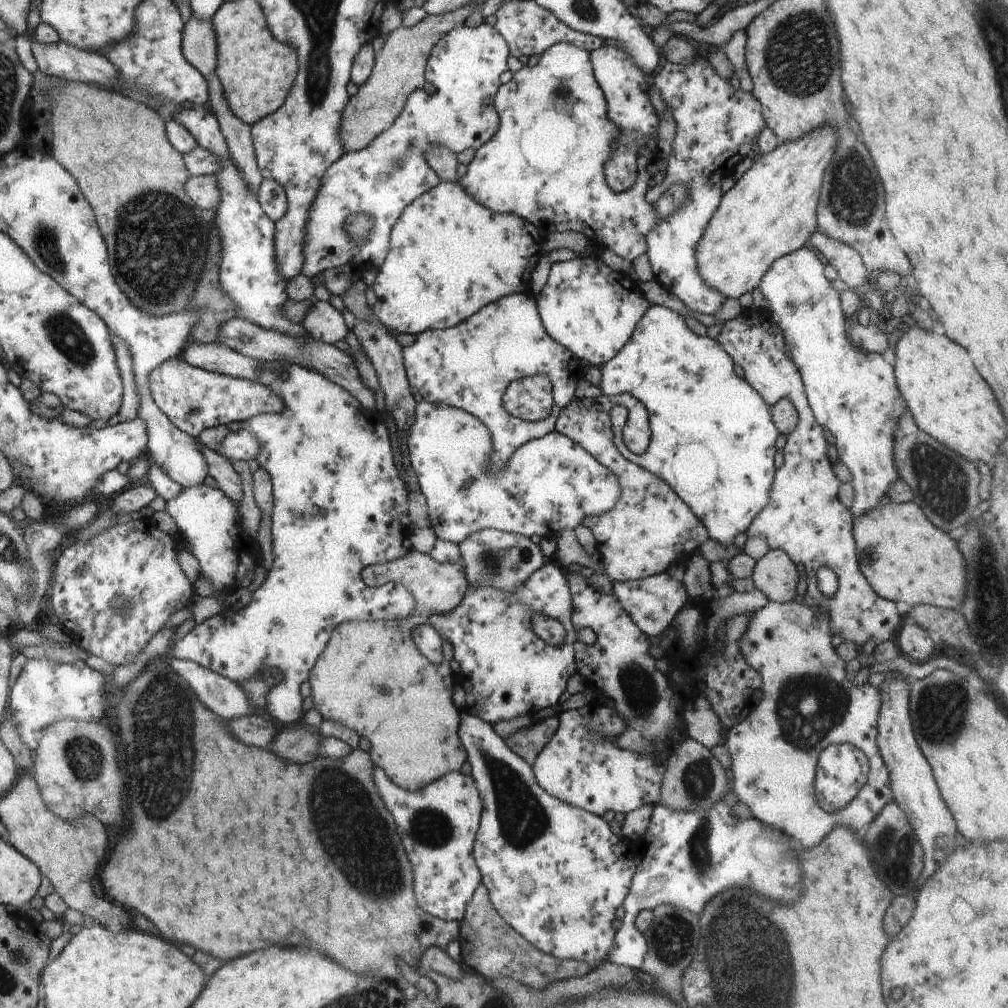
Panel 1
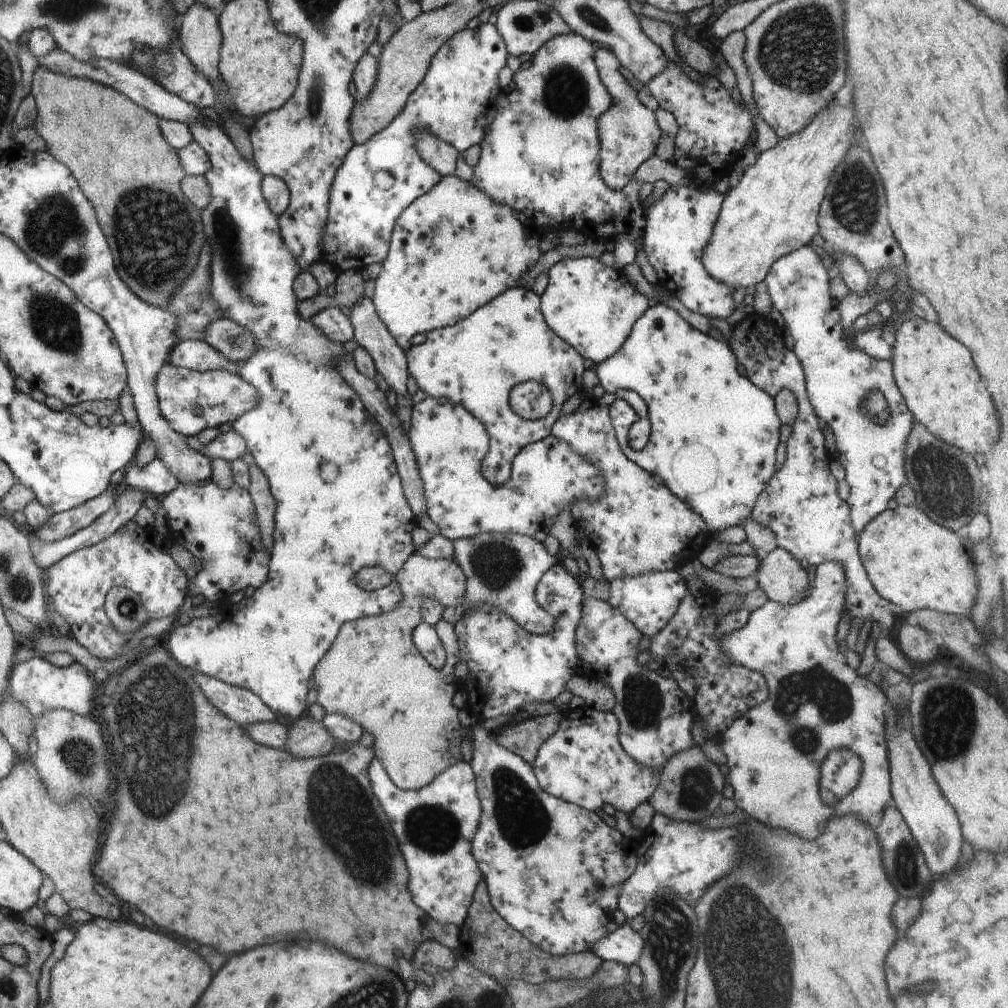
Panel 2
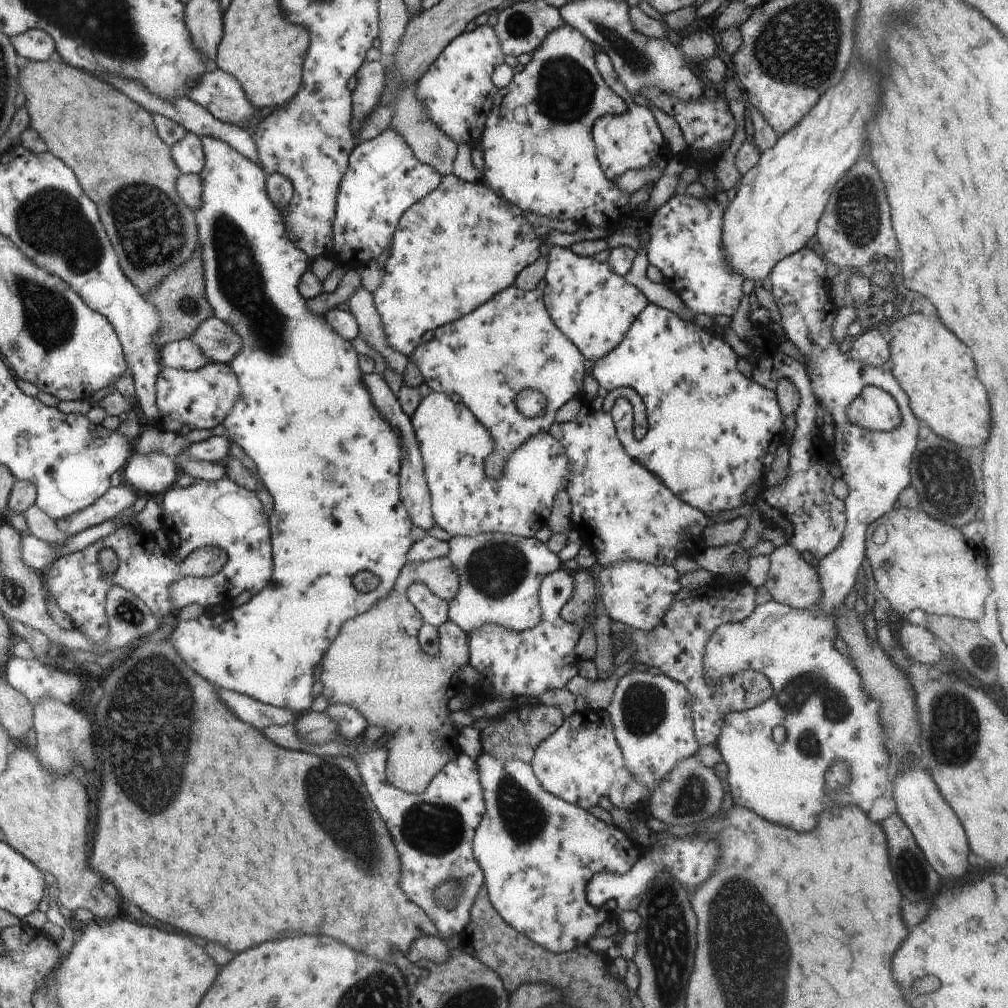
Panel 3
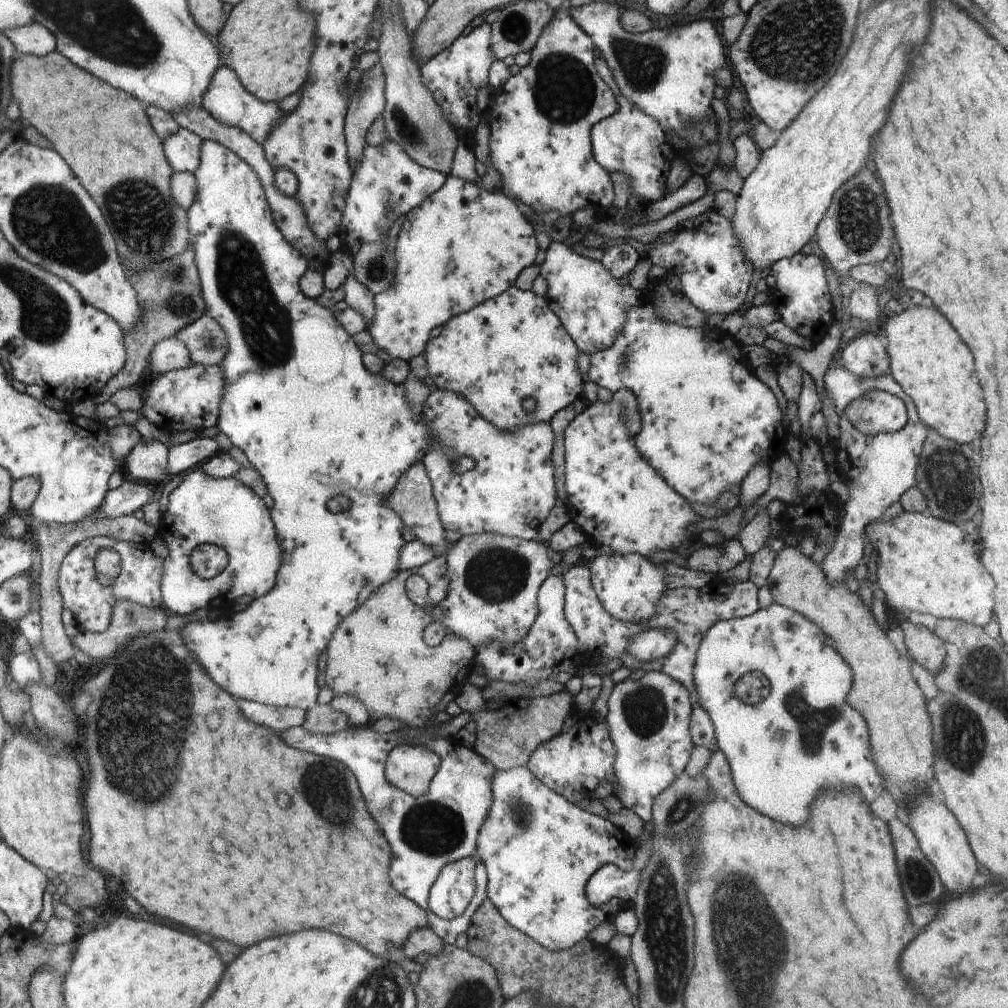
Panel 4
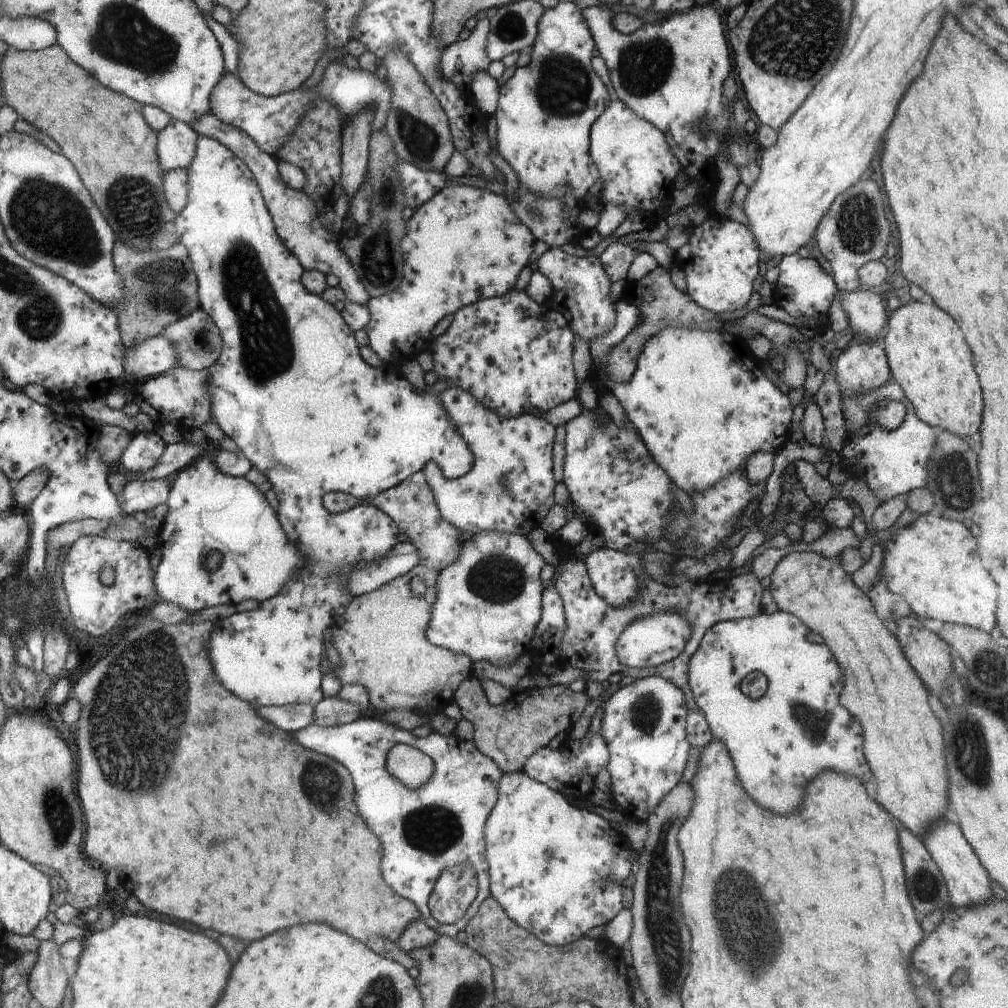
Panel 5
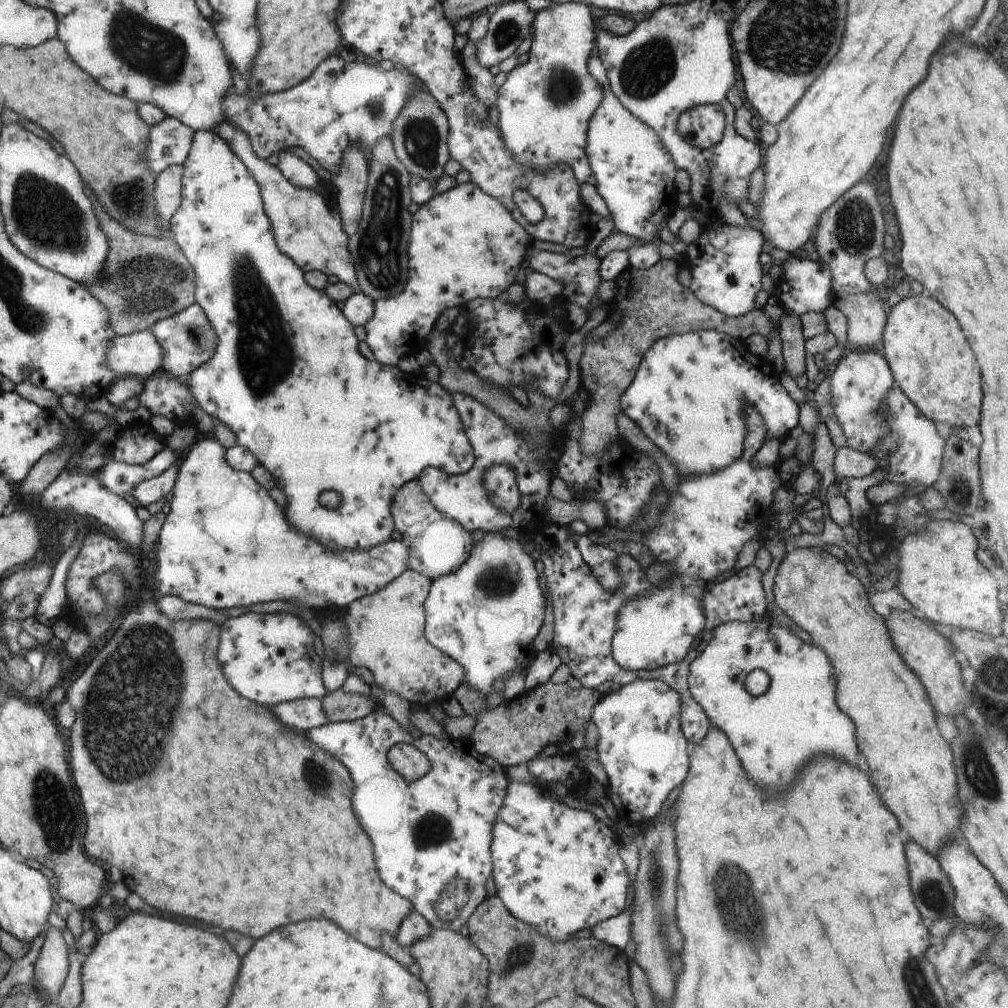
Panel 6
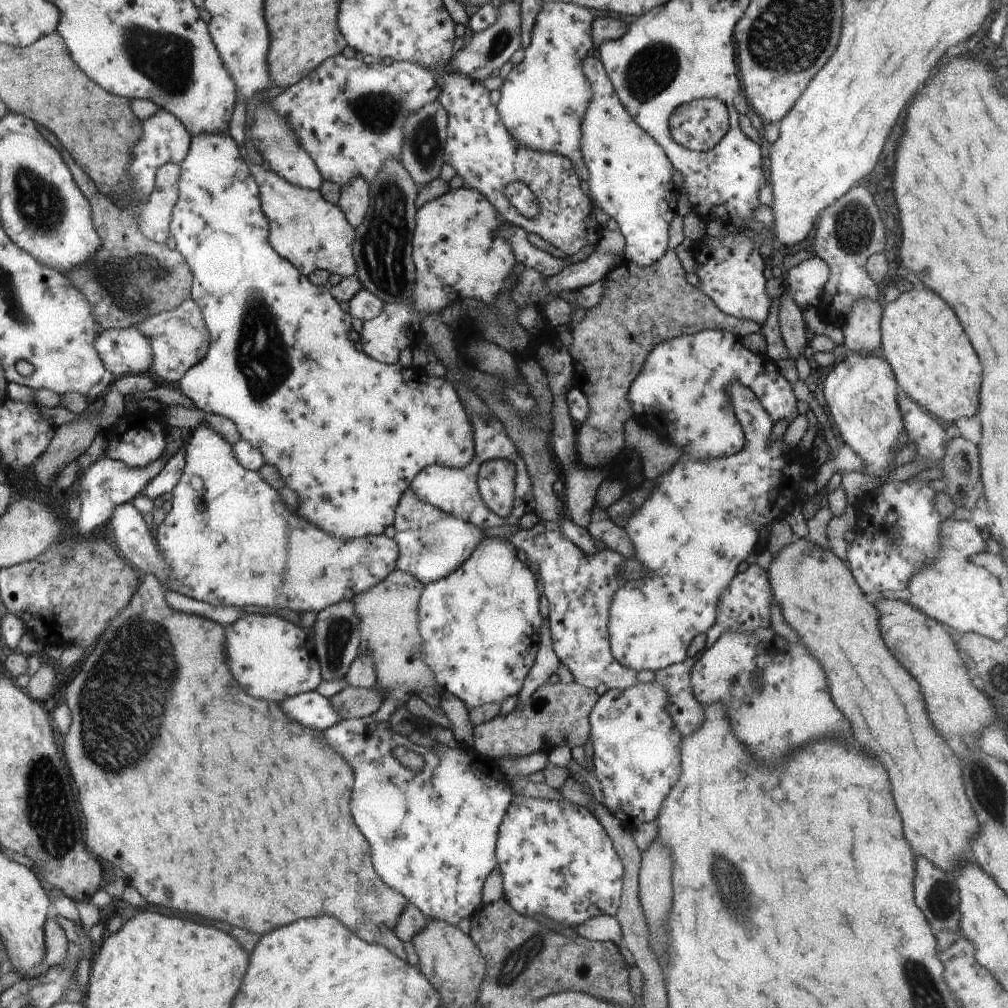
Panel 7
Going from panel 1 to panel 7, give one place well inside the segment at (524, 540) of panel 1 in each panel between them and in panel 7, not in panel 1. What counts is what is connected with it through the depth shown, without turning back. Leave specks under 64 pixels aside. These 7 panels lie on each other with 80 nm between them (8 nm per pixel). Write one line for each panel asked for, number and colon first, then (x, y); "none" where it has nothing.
2: (503, 570)
3: (499, 575)
4: (494, 580)
5: (487, 606)
6: (486, 614)
7: (479, 627)

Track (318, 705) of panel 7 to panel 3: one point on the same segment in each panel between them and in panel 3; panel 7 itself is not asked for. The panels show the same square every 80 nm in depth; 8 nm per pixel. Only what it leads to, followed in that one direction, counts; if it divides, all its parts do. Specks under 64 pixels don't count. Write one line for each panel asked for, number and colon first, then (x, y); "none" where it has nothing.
3: (256, 713)
4: (265, 715)
5: (291, 718)
6: (304, 714)

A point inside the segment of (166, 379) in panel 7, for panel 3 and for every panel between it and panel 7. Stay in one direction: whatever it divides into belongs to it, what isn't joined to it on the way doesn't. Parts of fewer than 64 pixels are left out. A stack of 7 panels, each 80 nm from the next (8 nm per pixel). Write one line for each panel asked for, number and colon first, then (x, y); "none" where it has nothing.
3: (218, 341)
4: (207, 343)
5: (197, 342)
6: (187, 339)

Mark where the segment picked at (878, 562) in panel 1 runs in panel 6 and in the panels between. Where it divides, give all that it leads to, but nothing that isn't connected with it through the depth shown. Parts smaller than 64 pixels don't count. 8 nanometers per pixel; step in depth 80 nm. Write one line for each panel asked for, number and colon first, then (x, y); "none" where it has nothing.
2: (912, 562)
3: (917, 562)
4: (927, 564)
5: (933, 563)
6: (938, 573)

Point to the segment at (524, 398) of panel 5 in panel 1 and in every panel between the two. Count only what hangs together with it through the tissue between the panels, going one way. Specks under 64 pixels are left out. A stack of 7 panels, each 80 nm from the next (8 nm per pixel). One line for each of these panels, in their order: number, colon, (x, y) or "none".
1: (469, 367)
2: (475, 364)
3: (509, 344)
4: (512, 347)

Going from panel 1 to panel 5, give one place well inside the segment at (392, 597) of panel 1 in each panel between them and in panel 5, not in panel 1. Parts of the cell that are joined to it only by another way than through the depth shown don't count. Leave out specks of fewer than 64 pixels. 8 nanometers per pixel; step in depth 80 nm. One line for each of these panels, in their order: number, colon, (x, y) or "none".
2: (324, 533)
3: (303, 407)
4: (297, 400)
5: (290, 388)

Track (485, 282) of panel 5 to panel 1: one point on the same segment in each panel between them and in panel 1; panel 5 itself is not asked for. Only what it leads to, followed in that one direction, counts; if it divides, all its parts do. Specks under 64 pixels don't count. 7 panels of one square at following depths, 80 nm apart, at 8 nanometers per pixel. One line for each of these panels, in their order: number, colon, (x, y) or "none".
1: (449, 256)
2: (454, 249)
3: (454, 249)
4: (462, 245)

